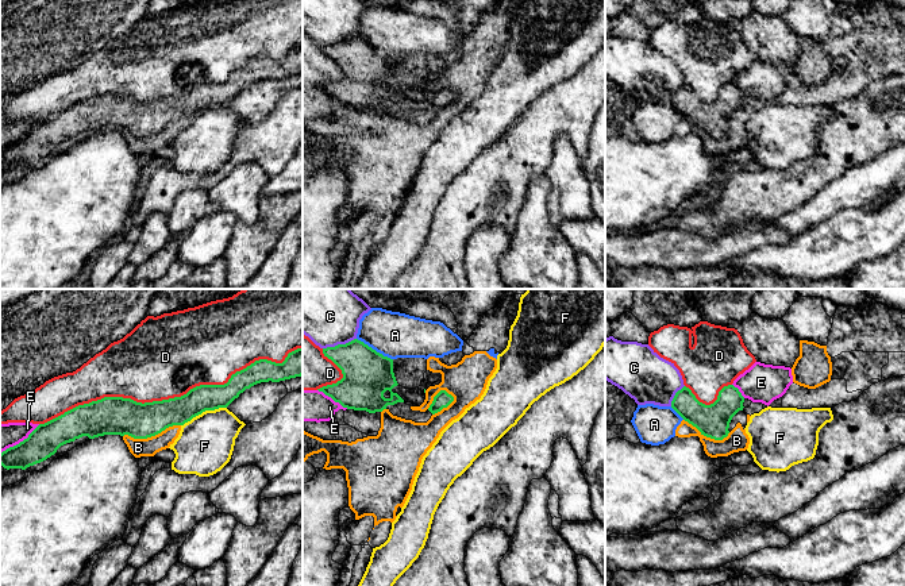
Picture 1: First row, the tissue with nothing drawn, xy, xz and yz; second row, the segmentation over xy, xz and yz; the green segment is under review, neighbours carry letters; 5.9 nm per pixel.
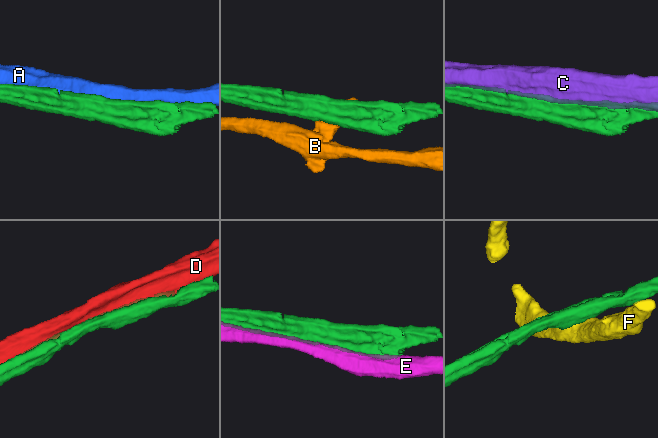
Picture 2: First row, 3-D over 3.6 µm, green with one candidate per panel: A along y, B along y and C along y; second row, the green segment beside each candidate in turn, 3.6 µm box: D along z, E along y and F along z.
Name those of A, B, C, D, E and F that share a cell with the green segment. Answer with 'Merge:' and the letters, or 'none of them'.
Merge: none of them

